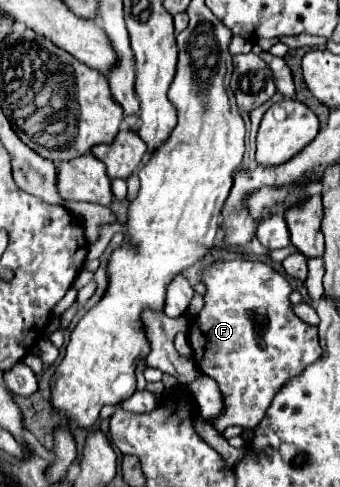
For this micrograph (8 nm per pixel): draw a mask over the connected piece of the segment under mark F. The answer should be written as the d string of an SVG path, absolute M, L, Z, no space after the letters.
M218 259L202 269L202 281L206 285L204 307L192 321L188 329L188 339L192 345L192 353L196 353L194 355L196 367L218 383L224 399L220 415L208 419L208 423L220 435L230 425L254 429L262 421L266 409L270 407L274 395L282 389L282 385L320 359L322 347L318 343L318 329L294 315L290 303L292 285L286 281L282 273L272 269L268 263L252 259L232 259L232 261Z

